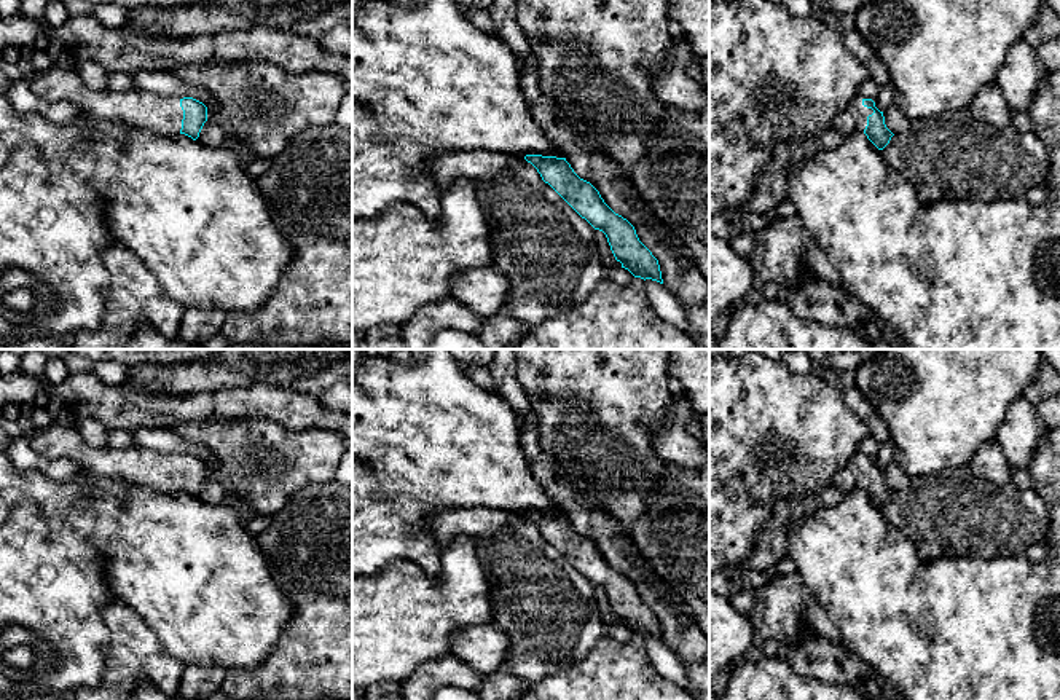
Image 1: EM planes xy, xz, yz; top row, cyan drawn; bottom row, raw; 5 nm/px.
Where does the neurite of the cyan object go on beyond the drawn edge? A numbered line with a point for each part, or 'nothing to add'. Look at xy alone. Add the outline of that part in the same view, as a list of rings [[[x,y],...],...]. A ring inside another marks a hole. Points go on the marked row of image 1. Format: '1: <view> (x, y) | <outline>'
1: xy (61, 82) | [[[54,64],[48,70],[33,72],[26,80],[48,104],[72,102],[96,120],[120,121],[158,134],[177,134],[182,129],[180,99],[137,89],[92,89],[83,83],[72,64]]]

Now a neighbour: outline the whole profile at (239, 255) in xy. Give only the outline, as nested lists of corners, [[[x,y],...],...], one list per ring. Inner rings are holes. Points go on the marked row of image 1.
[[[0,92],[0,317],[53,338],[99,328],[110,290],[102,252],[110,246],[124,246],[134,252],[158,279],[163,293],[183,308],[220,308],[226,313],[255,311],[268,303],[293,257],[292,241],[277,228],[268,199],[260,191],[257,179],[241,164],[236,147],[210,148],[180,132],[158,134],[147,128],[96,120],[89,115],[81,115],[67,124],[56,124],[38,113],[18,113],[6,96]]]

